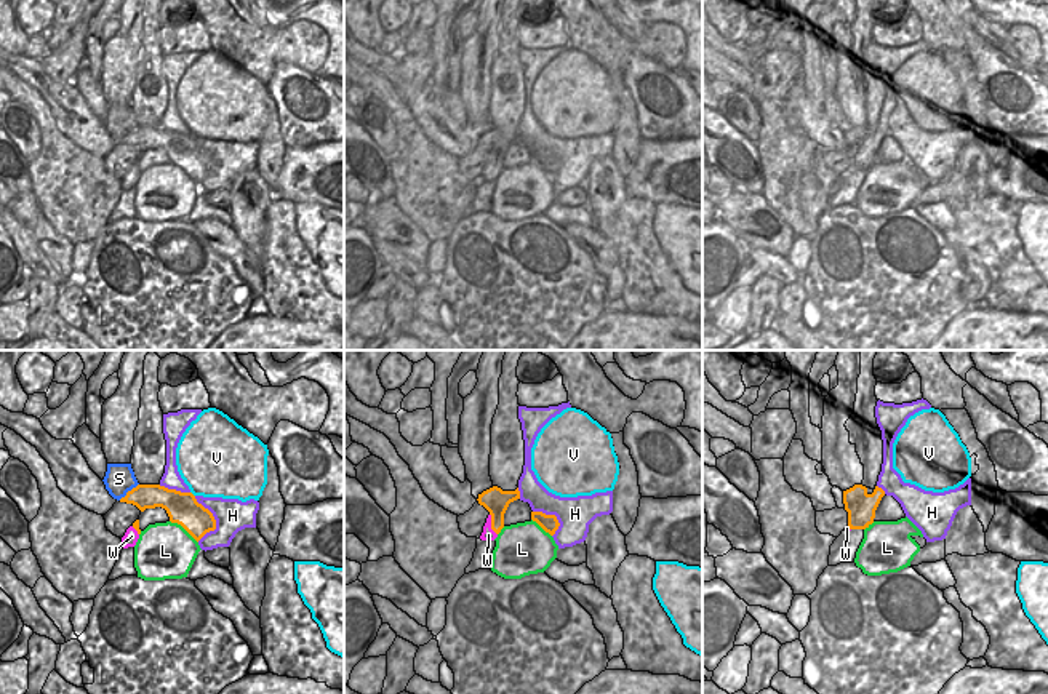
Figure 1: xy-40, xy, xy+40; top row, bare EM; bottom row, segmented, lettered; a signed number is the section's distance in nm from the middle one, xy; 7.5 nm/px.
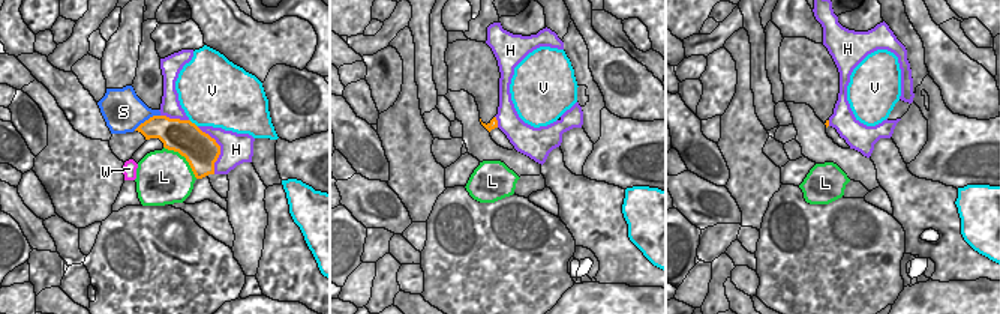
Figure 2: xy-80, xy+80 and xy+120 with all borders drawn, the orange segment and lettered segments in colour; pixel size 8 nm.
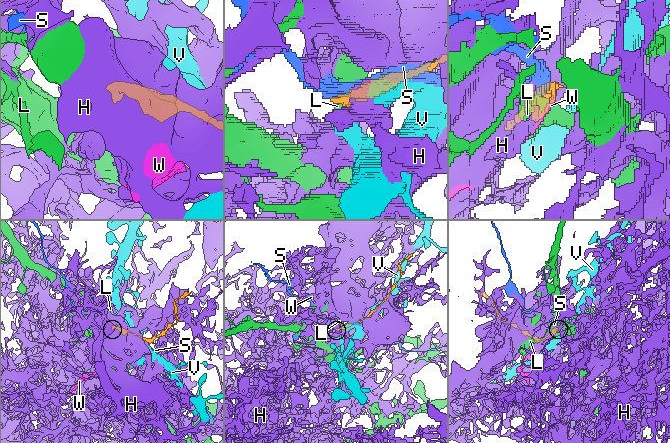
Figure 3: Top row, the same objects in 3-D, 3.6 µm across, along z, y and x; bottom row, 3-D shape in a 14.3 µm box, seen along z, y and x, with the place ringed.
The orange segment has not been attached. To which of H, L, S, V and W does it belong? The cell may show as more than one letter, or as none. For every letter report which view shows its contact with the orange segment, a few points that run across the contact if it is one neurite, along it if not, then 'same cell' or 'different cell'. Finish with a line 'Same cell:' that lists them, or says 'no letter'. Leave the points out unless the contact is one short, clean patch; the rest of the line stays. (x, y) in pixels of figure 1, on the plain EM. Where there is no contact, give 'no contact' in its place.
H: xy-40 | different cell
L: xy-40 | different cell
S: xy-40 | different cell
V: xy-40 | xy-40 (191, 133), (194, 138) | different cell
W: xy | different cell
Same cell: no letter

